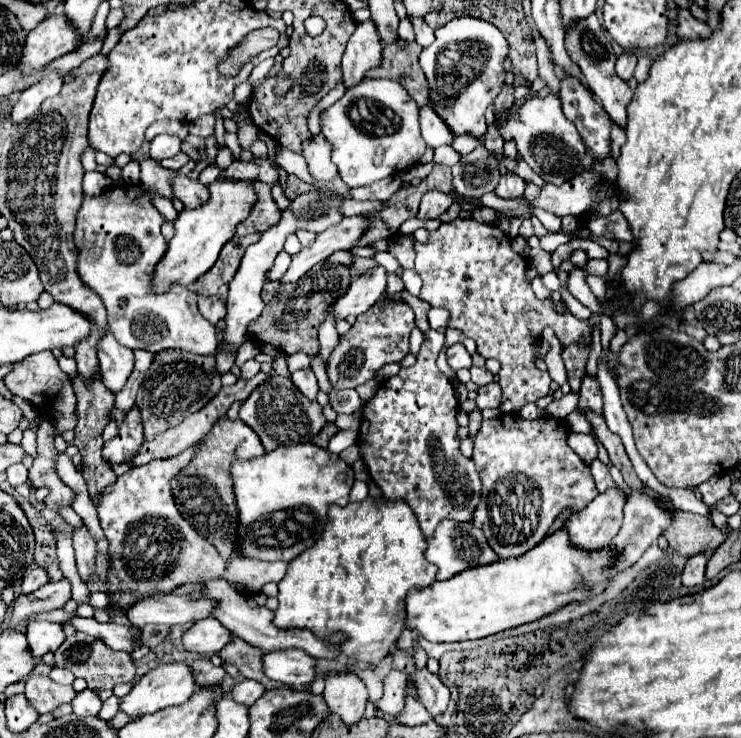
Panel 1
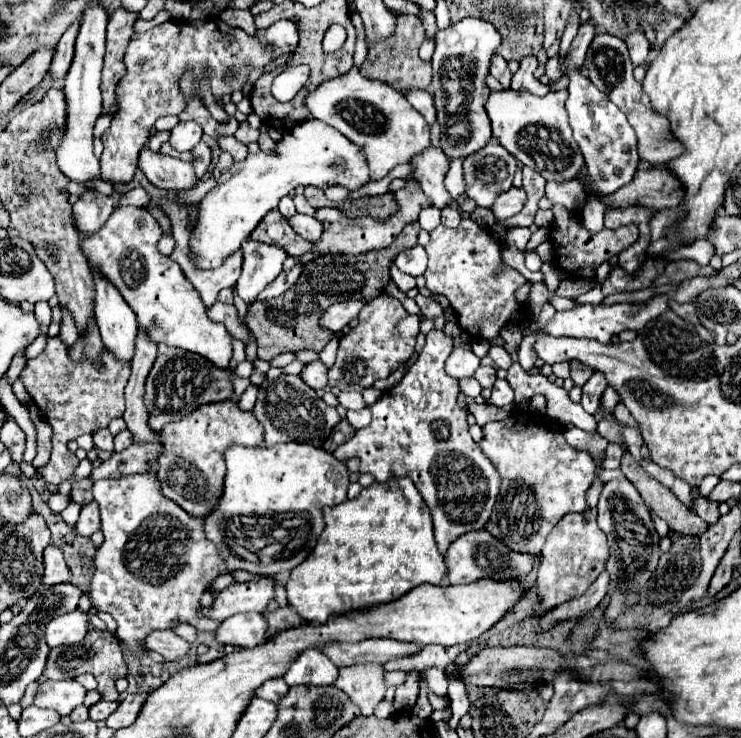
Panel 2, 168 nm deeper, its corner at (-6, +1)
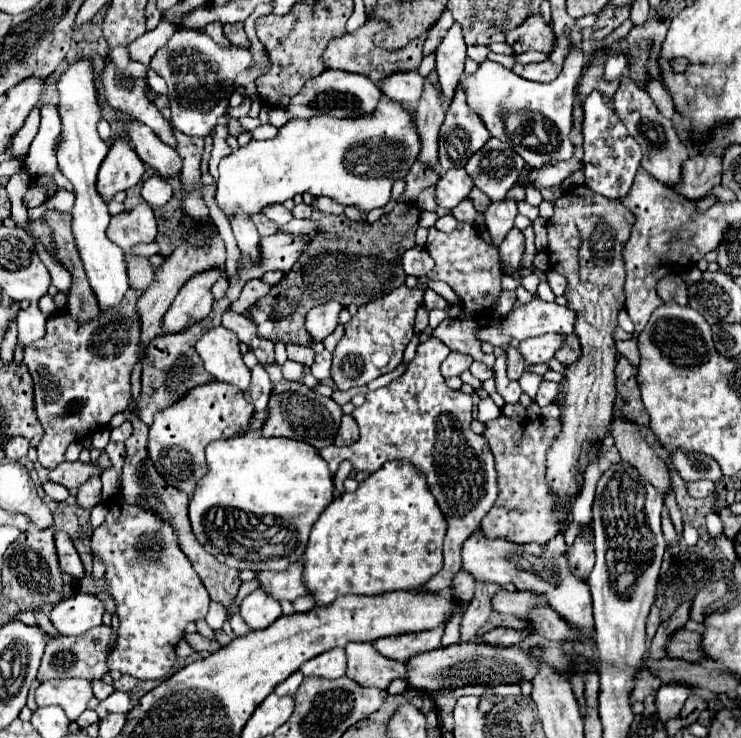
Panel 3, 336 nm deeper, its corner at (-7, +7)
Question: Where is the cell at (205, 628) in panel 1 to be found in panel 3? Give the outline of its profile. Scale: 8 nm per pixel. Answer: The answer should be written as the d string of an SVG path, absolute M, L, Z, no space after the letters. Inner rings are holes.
M256 589L242 601L240 615L252 631L258 631L258 629L266 629L268 625L272 625L282 615L282 609L278 601L272 601L272 597Z

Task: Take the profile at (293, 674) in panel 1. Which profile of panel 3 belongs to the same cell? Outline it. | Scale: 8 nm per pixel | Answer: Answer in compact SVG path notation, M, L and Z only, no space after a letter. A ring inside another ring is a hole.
M330 649L326 653L320 653L312 657L310 661L302 663L300 673L304 677L324 677L324 679L338 679L346 673L346 655L344 649Z

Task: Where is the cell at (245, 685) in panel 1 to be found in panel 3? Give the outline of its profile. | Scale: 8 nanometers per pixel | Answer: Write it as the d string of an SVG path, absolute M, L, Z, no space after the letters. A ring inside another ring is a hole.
M296 671L296 673L292 673L288 679L284 679L280 685L276 685L276 687L274 687L274 693L276 693L276 695L294 695L302 679L304 679L304 675L302 675L300 671Z

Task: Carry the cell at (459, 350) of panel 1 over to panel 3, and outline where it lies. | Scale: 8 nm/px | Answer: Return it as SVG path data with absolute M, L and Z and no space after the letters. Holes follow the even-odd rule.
M452 351L452 353L444 359L440 371L442 371L444 377L460 377L464 371L470 369L472 361L474 361L474 359L472 359L470 355L464 355L464 353L456 353L456 351Z

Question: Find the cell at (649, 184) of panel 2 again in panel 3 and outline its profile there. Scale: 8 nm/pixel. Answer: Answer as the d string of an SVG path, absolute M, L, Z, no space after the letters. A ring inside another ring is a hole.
M698 153L684 161L682 179L676 185L672 185L672 189L688 201L696 201L704 197L712 187L720 185L720 173L722 161L716 153Z

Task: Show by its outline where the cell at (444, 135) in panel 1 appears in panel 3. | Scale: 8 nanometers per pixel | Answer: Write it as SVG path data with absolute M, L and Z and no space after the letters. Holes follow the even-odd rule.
M396 73L396 77L388 77L388 81L382 81L380 87L392 101L414 105L424 93L424 77L420 73Z

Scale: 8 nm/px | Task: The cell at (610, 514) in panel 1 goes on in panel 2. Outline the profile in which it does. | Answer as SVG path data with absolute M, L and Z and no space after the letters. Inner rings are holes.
M585 509L581 513L565 515L557 527L549 533L547 543L541 551L541 565L537 577L537 605L533 607L533 615L541 615L561 605L563 601L575 599L587 591L587 587L599 577L605 567L609 555L607 537L597 527L597 511Z

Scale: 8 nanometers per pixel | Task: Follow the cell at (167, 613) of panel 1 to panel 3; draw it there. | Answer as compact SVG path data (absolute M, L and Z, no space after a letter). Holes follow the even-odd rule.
M296 561L288 565L286 571L282 573L272 573L272 571L258 571L256 581L258 589L264 589L272 599L276 601L294 601L304 593L304 585L300 585L300 573L302 573L302 561Z

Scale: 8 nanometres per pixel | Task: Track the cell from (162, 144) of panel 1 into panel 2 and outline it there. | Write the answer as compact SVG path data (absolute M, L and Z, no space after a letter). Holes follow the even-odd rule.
M179 121L171 129L169 143L177 151L191 151L201 141L201 135L203 135L203 131L201 131L201 127L195 121Z

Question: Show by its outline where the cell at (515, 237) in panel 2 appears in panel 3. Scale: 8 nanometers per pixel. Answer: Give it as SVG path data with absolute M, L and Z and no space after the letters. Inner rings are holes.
M512 229L504 241L498 245L498 251L500 251L500 257L502 261L510 267L510 269L518 269L518 263L522 259L522 253L524 253L524 233L520 229Z

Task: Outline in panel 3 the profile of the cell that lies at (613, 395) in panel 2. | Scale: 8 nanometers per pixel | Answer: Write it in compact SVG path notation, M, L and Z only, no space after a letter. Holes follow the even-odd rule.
M624 357L616 365L616 399L614 407L622 417L636 421L636 425L648 425L648 413L640 405L640 391L636 385L636 367L632 367Z

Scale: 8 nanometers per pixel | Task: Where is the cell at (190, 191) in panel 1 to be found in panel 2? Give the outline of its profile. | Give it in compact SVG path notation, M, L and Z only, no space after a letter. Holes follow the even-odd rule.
M145 147L139 153L139 169L155 187L161 187L167 191L191 189L197 181L191 163L185 163L181 159L167 157L161 153L153 153L149 147Z

